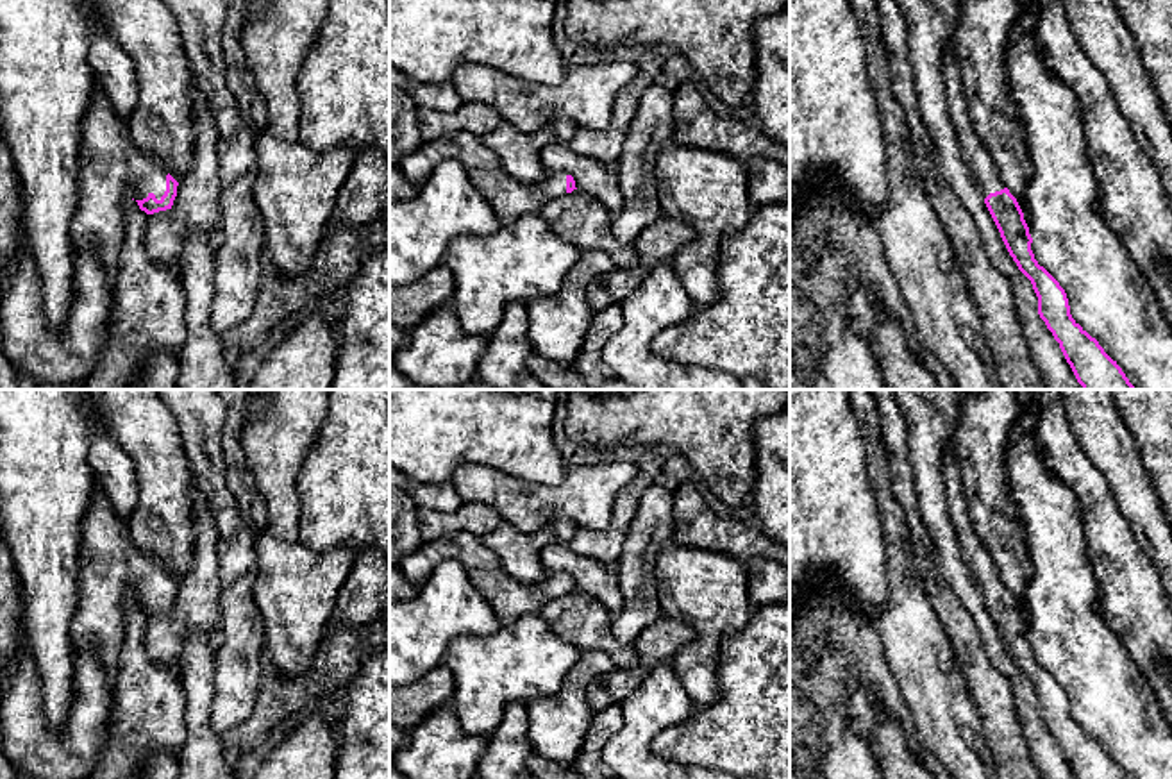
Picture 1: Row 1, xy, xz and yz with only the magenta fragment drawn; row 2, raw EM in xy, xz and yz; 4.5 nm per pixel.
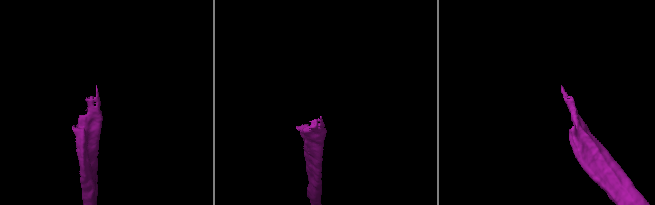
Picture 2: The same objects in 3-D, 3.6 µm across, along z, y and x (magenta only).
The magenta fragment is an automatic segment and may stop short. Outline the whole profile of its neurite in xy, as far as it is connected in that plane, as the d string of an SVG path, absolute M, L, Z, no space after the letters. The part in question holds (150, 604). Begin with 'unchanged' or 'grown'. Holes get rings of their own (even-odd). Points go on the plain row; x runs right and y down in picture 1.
grown; M95 484L93 498L80 522L79 604L71 620L75 652L93 654L113 690L116 665L125 636L123 604L136 600L146 615L172 609L179 582L150 556L141 554L130 538L129 522L116 516L109 498Z

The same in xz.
grown; M472 568L468 575L502 625L525 613L540 613L547 602L577 590L573 577L566 574L552 574L540 582L520 582L500 568Z

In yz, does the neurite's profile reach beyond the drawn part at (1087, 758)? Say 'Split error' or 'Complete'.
Split error

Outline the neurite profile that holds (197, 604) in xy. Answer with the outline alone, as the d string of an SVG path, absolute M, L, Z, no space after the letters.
M197 484L191 488L191 498L195 531L191 565L179 579L173 606L166 611L146 615L145 627L150 658L172 666L177 674L188 629L202 627L218 632L222 624L216 524Z

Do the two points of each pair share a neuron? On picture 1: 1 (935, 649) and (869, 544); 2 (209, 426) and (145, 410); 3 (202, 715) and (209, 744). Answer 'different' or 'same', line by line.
1: different
2: different
3: same

